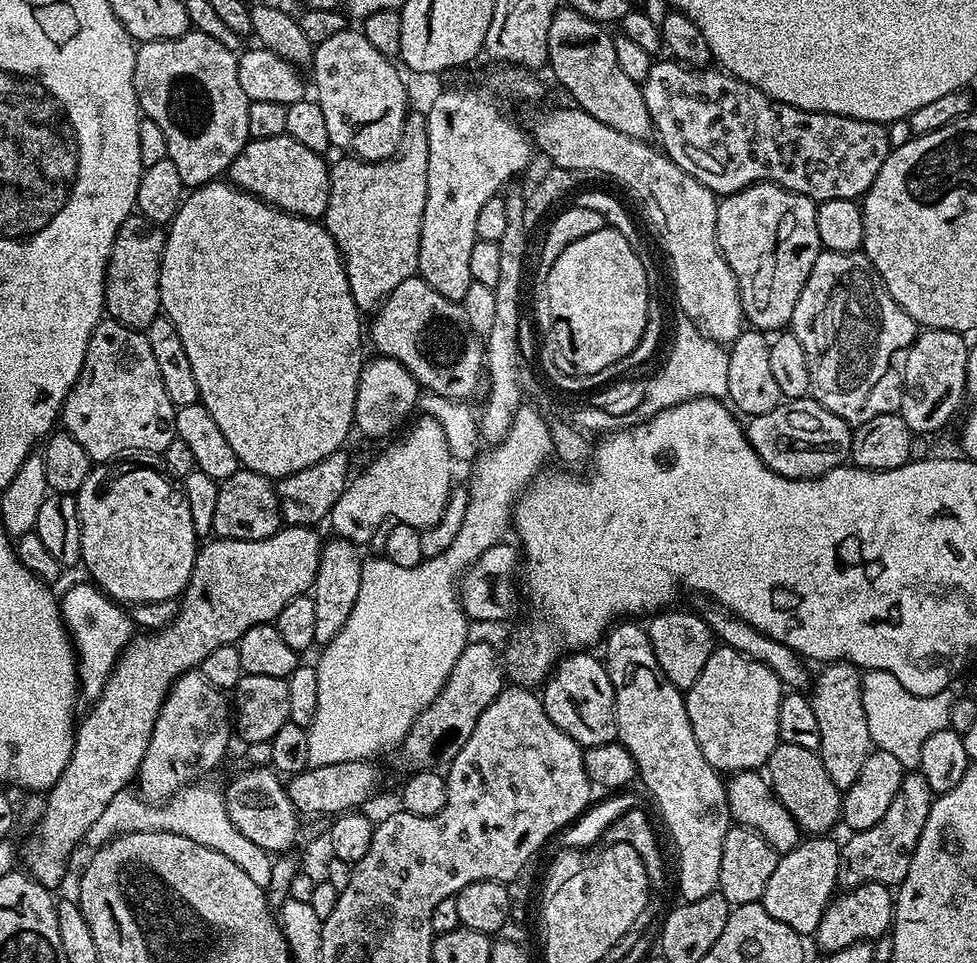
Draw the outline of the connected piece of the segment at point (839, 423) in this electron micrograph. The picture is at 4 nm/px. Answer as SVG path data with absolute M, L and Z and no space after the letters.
M801 398L784 400L770 414L753 416L747 421L746 435L750 446L762 458L762 462L778 475L795 480L812 480L815 476L826 474L831 468L839 468L849 459L852 450L853 429L838 414L826 410L816 400Z

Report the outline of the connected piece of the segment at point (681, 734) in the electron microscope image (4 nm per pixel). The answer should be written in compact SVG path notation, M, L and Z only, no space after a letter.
M636 622L613 623L602 644L608 677L616 688L616 734L619 743L630 750L636 762L639 783L644 783L656 795L660 812L664 815L664 824L676 843L676 852L680 855L681 897L684 900L706 898L706 894L717 891L720 882L718 870L722 866L722 842L726 842L726 834L734 824L732 814L728 811L728 789L721 773L706 762L706 754L702 754L698 738L694 738L690 714L686 714L684 705L685 693L675 688L666 678L662 666L658 666L658 658L654 658L645 625L632 623Z

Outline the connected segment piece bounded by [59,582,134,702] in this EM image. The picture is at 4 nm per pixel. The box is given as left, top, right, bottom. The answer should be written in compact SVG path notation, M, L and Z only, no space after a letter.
M85 582L68 588L59 597L61 613L74 637L78 665L78 692L88 702L95 702L110 678L116 659L134 635L131 615L111 596L104 595L95 584Z

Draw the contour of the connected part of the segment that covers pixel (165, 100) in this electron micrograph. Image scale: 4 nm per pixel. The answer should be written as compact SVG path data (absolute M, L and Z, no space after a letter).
M189 30L186 34L169 40L146 40L137 47L136 61L134 62L134 90L140 103L140 111L147 119L154 121L162 129L168 147L168 159L172 160L175 168L178 169L178 174L182 178L185 189L201 188L204 184L210 183L211 180L221 179L227 173L228 167L234 162L234 158L238 158L240 151L249 142L246 110L250 101L248 101L246 94L242 91L242 86L238 83L237 59L237 53L226 50L226 46L222 46L222 42L214 42L214 38L210 38L210 34L202 34L195 30Z

